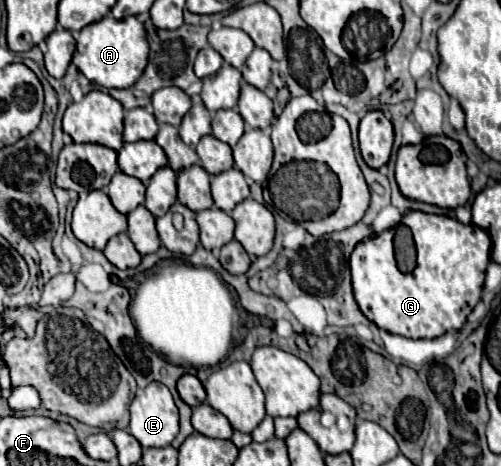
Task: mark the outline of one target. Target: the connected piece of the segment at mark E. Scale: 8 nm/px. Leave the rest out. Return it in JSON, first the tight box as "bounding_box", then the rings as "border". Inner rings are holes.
{"bounding_box":[128,382,178,448],"border":[[[152,382],[148,384],[140,394],[136,394],[132,406],[130,406],[132,418],[130,418],[130,426],[128,432],[144,446],[144,448],[152,448],[152,446],[168,446],[176,434],[178,434],[178,408],[172,400],[170,390],[162,384],[162,382]]]}

